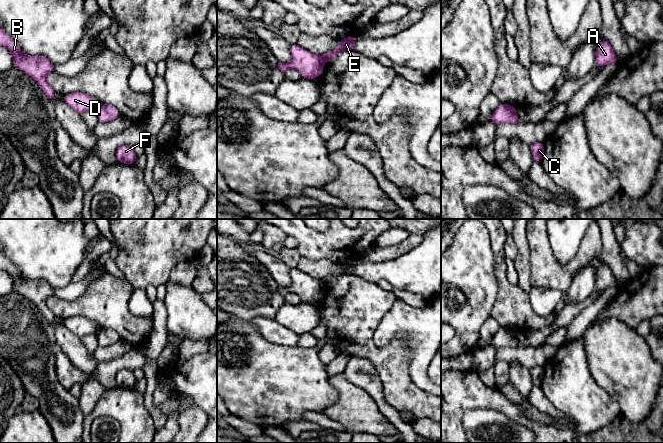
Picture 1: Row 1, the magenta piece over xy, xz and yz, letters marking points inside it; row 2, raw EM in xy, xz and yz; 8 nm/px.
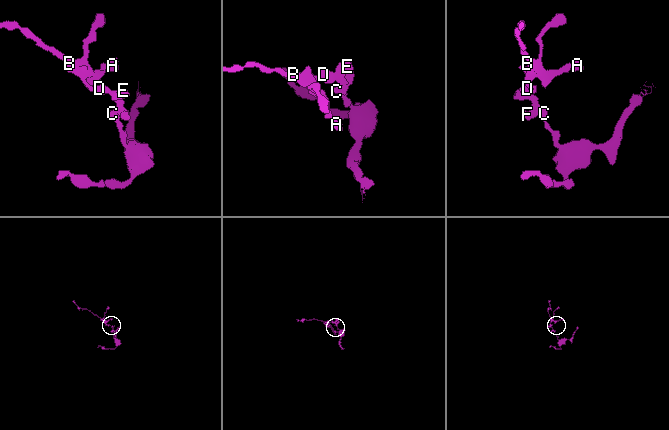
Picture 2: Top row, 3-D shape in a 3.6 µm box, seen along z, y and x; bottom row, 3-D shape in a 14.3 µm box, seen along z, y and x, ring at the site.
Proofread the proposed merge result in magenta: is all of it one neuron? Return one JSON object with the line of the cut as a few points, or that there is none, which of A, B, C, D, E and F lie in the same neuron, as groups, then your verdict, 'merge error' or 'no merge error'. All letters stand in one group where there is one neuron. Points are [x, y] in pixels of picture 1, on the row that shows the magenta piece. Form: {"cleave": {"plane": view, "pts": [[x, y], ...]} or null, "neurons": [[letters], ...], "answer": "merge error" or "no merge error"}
{"cleave": {"plane": "xz", "pts": [[321, 56], [323, 62]]}, "neurons": [["A", "B", "D"], ["C", "E", "F"]], "answer": "merge error"}

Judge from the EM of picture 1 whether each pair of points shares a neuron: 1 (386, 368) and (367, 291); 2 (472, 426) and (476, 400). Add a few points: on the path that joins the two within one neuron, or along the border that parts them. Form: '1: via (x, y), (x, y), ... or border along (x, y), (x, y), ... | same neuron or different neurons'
1: via (369, 349), (366, 346), (366, 310) | same neuron
2: border along (481, 408), (466, 412), (464, 430) | different neurons

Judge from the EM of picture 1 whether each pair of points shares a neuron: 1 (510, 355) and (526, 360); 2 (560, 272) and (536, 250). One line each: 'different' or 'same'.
1: same
2: same

